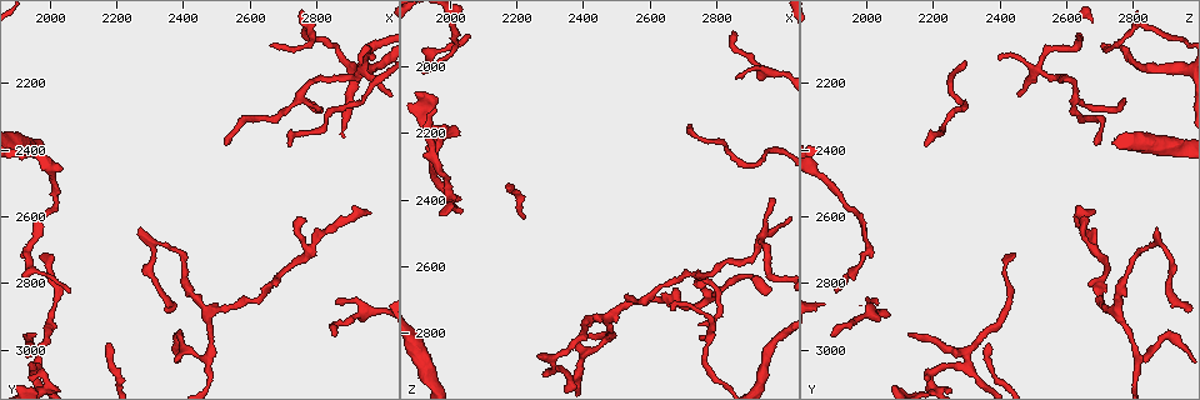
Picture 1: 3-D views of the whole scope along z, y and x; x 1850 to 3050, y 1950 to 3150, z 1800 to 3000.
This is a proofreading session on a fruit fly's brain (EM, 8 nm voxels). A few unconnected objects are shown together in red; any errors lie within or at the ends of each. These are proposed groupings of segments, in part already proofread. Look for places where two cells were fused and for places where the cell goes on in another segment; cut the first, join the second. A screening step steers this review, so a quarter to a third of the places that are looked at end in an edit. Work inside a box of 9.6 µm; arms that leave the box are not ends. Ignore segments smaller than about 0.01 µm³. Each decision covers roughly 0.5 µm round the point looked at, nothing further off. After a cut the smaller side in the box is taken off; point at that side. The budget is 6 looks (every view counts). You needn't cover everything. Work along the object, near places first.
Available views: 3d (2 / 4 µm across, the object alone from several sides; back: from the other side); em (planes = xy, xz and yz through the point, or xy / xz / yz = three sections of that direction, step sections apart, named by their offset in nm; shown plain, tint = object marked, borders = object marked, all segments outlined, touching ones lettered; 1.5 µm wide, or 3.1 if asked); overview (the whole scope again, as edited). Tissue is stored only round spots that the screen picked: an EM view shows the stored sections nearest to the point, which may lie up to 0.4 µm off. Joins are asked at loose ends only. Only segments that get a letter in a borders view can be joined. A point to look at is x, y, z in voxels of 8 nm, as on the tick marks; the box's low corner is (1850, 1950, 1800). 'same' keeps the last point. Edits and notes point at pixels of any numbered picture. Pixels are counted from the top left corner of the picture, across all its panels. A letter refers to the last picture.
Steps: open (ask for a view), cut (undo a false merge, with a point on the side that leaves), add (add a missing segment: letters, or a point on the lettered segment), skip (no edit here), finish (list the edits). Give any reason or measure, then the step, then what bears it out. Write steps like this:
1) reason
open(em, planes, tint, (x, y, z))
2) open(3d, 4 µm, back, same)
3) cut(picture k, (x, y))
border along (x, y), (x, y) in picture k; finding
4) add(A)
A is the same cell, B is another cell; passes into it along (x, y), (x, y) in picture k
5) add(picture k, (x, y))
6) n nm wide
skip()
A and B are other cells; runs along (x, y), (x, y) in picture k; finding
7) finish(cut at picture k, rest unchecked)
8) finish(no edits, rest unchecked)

thin end
open(em, xz, step 4, borders, (2720, 2390, 2190))

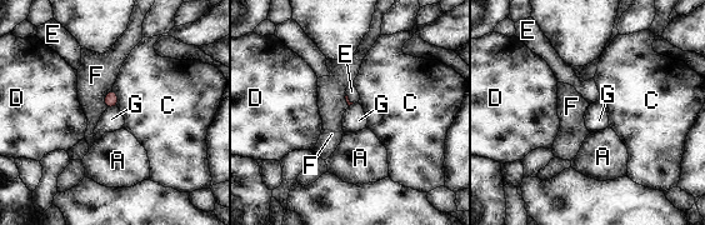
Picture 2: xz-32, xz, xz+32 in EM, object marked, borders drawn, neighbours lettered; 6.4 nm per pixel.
another direction
open(em, xy, step 4, borders, same)

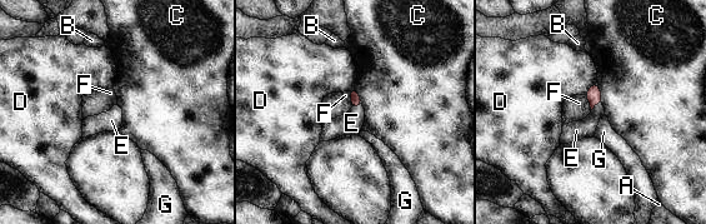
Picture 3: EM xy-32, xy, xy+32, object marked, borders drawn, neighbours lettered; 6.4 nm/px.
70 nm wide
add(picture 3, (576, 130))
E is the same cell, A, B, C, D, F and G are other cells; passes into it along (594, 95), (595, 104), (576, 130) in picture 3; the cell continues

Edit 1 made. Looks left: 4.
tapers out
open(em, planes, borders, (2660, 2090, 2720))

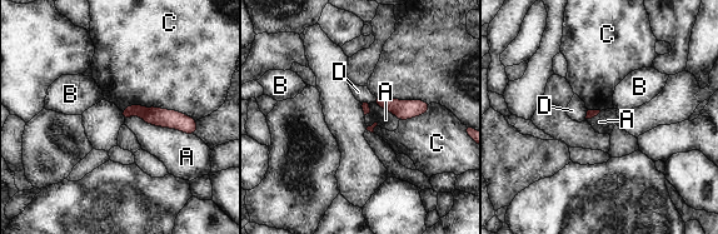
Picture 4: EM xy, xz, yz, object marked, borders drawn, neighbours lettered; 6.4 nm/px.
C touches over 480 nm
skip()
A, B, C and D are other cells; border along (125, 119), (139, 115), (193, 135) in picture 4; no lettered segment goes on from it

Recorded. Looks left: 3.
finish(add at picture 3, rest unchecked)

